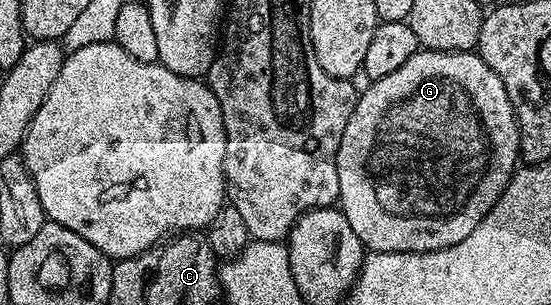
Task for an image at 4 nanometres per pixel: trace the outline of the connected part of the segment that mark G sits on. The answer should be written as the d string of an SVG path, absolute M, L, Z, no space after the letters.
M417 50L402 68L390 72L390 76L382 76L371 83L368 91L361 93L356 100L356 107L346 124L346 132L342 132L342 144L336 157L338 172L338 188L340 201L338 209L350 220L350 228L354 228L354 236L363 244L368 252L434 252L442 248L450 248L458 244L458 240L466 240L478 224L482 224L482 216L494 208L498 196L506 188L506 184L518 169L520 158L520 125L516 122L516 113L510 104L510 96L498 80L498 72L490 68L480 59L480 55L471 50Z

